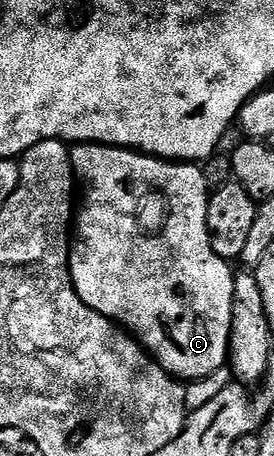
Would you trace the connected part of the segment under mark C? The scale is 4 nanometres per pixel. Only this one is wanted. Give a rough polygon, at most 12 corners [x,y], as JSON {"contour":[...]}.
{"contour":[[74,145],[71,281],[180,382],[235,272],[195,162]]}

